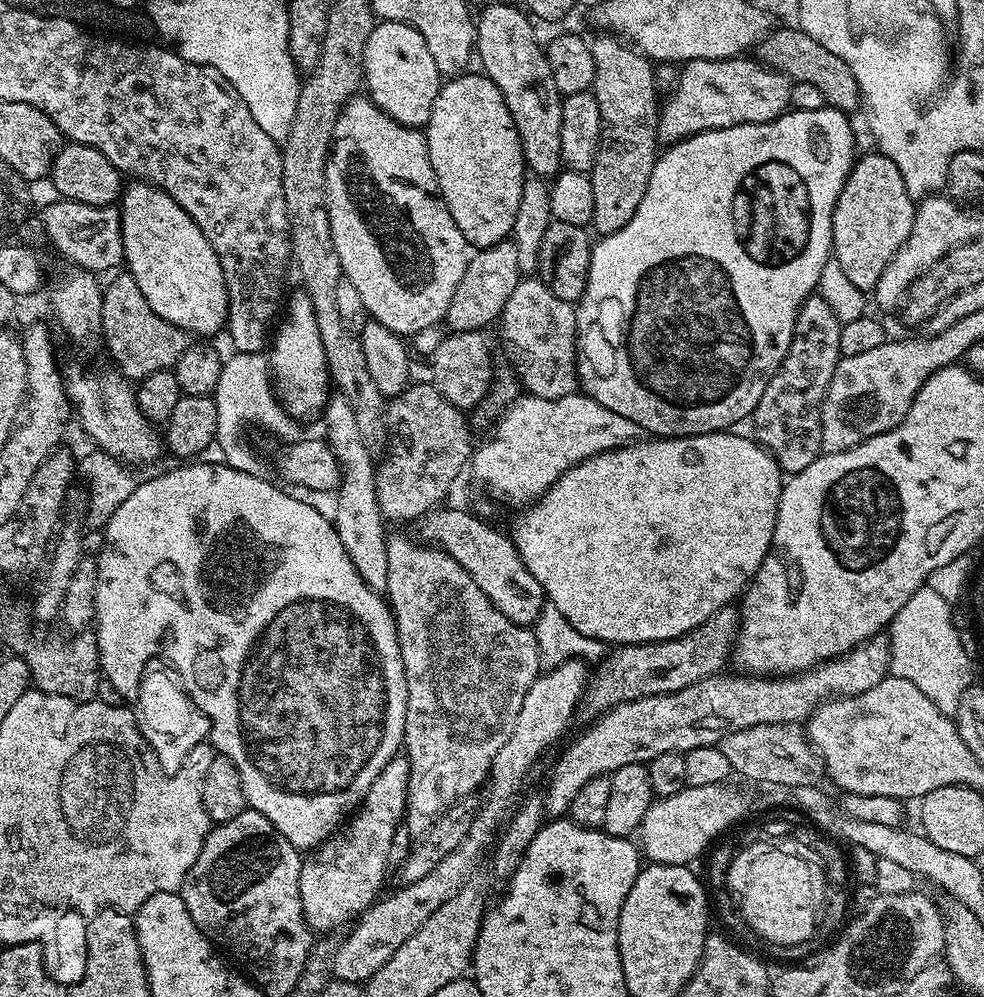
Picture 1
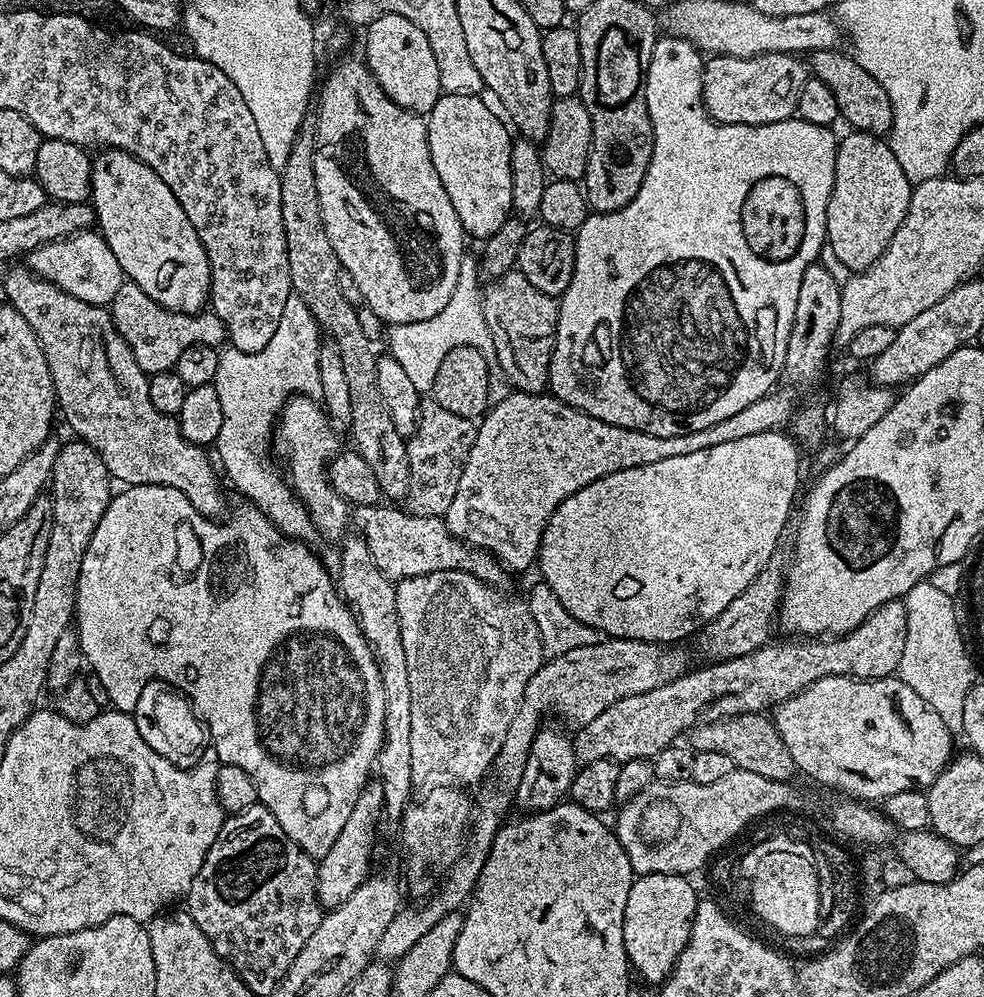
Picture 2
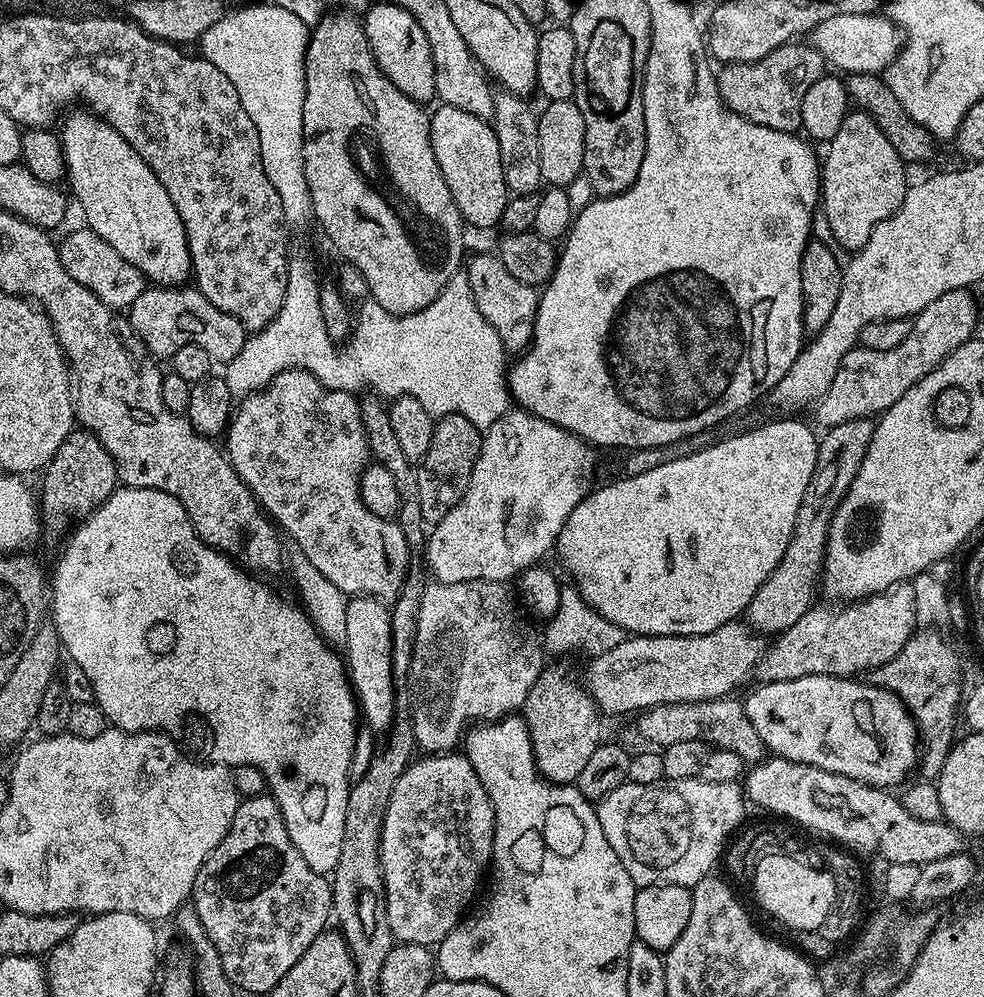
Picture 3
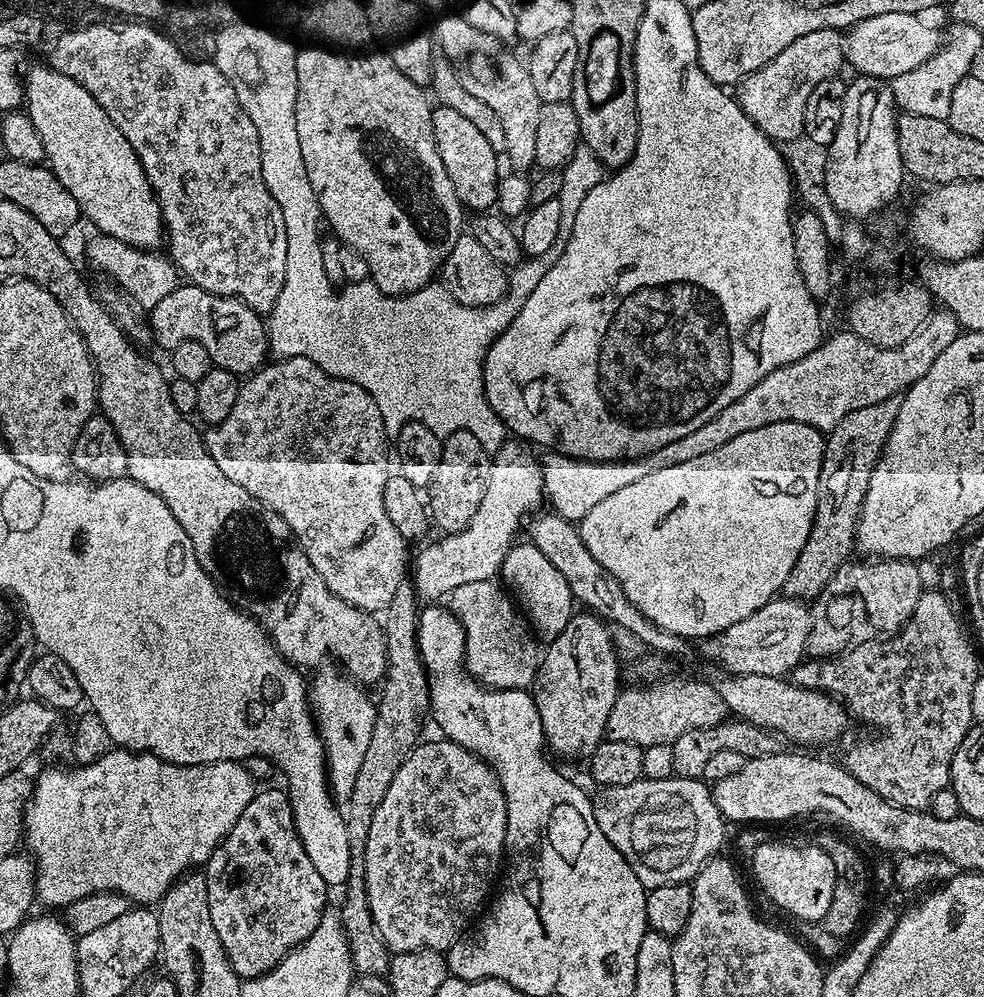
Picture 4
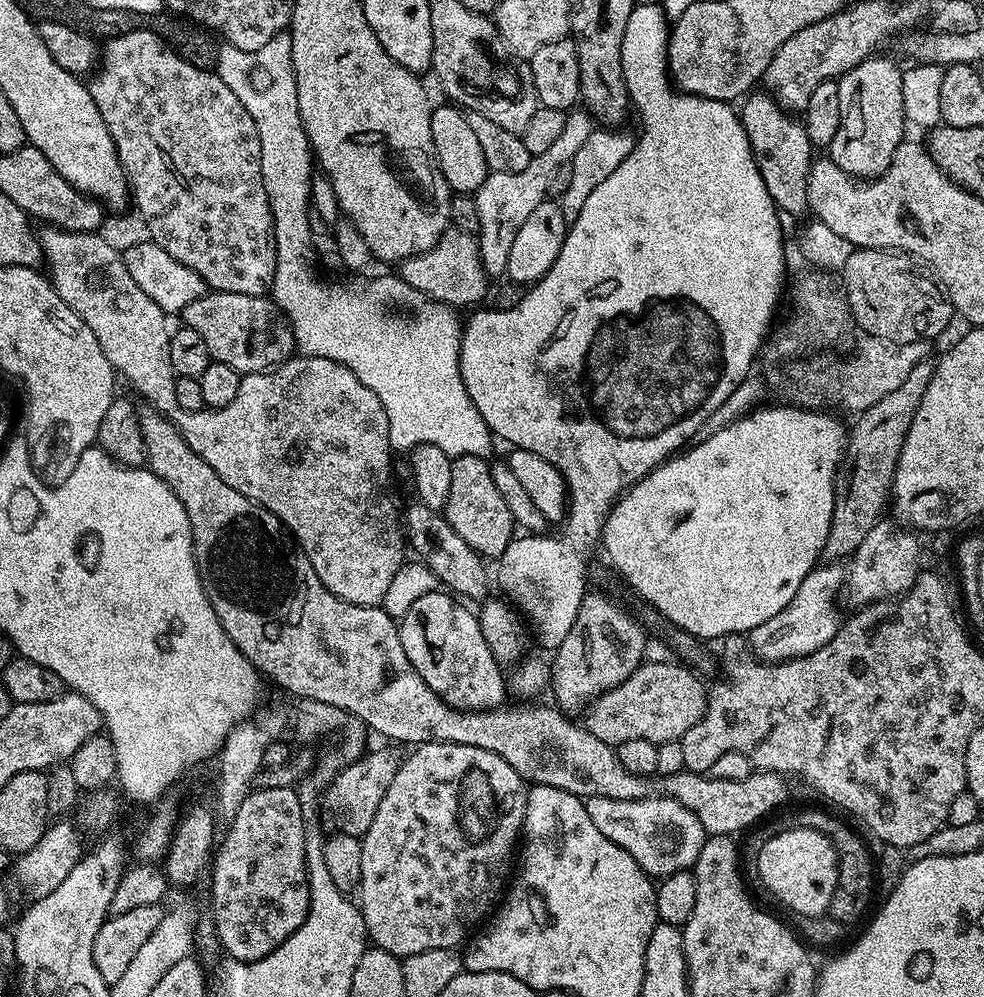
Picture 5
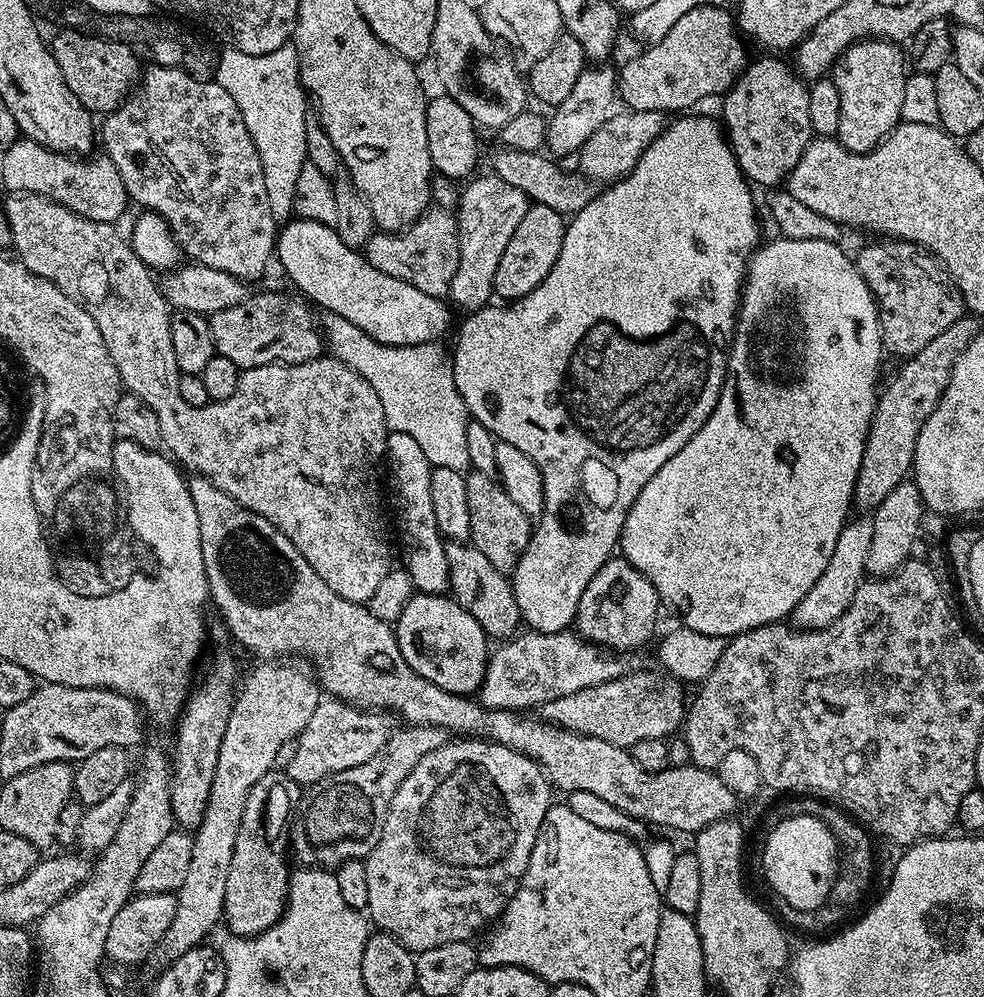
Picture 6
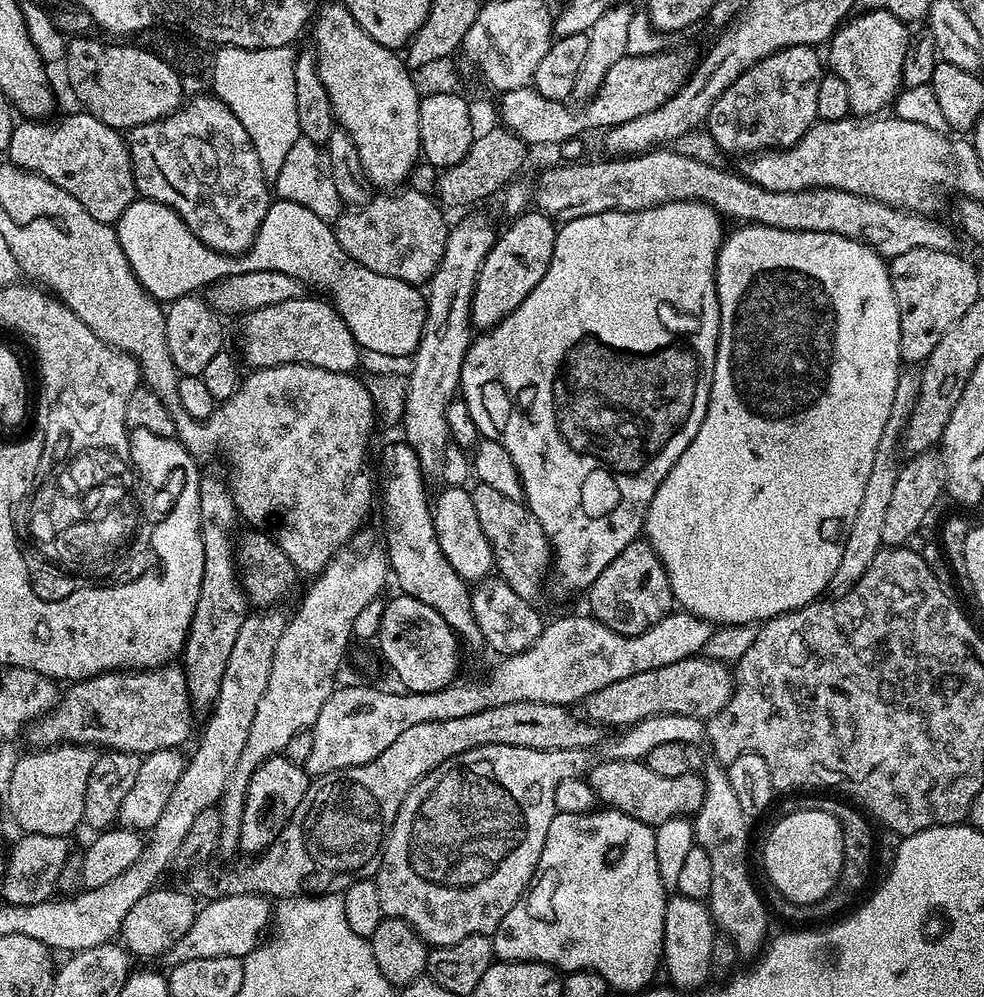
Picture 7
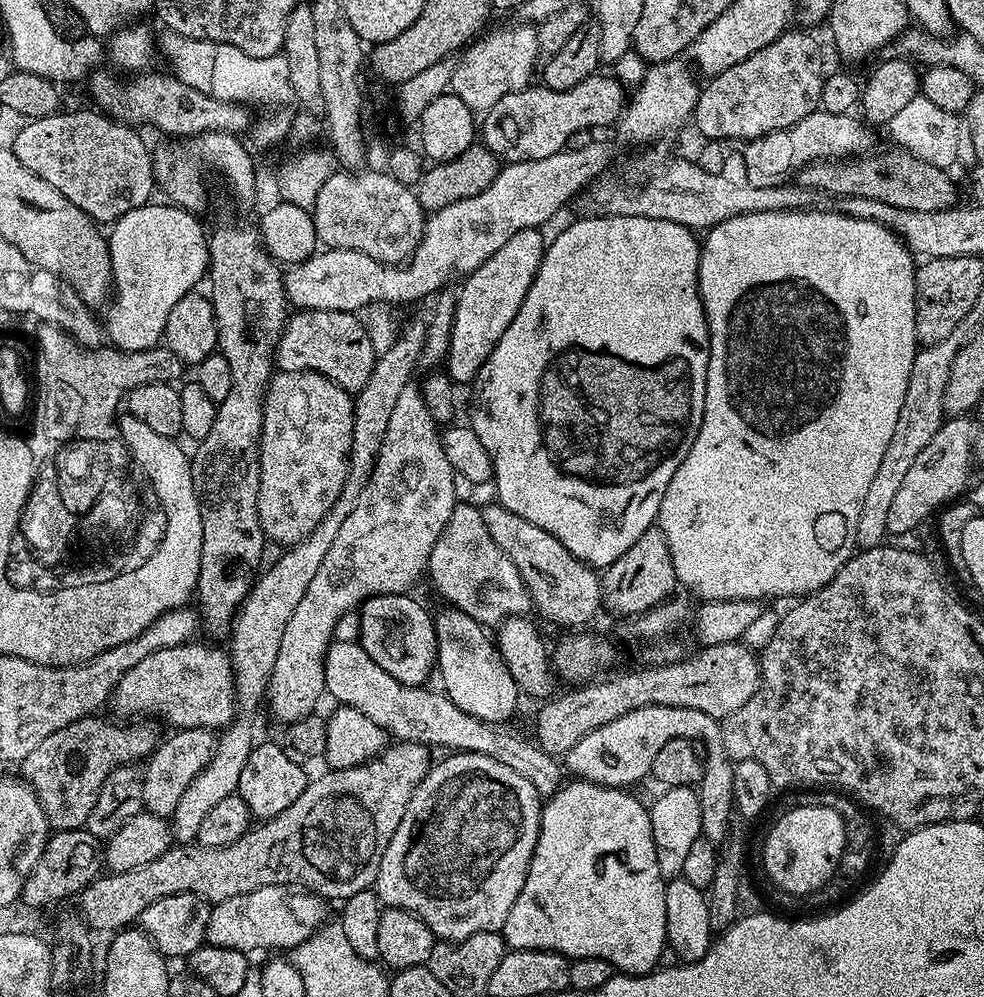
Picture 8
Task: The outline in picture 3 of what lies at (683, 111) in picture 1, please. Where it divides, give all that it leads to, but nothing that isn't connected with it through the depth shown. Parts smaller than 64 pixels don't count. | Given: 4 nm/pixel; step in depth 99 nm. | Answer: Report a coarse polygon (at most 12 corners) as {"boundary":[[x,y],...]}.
{"boundary":[[811,44],[723,65],[720,97],[758,126],[796,132],[825,72]]}

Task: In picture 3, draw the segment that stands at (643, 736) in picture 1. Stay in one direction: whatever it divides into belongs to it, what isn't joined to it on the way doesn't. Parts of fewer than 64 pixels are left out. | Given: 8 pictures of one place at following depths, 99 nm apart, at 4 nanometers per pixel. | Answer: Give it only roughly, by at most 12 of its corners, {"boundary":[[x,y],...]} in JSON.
{"boundary":[[911,582],[809,608],[767,645],[768,680],[856,678],[918,628]]}

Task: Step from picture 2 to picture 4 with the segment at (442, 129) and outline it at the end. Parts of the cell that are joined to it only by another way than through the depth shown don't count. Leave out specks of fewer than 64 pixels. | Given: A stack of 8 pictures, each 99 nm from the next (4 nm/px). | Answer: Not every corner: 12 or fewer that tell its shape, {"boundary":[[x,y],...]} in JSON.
{"boundary":[[433,107],[454,194],[484,214],[498,198],[498,150],[462,114]]}

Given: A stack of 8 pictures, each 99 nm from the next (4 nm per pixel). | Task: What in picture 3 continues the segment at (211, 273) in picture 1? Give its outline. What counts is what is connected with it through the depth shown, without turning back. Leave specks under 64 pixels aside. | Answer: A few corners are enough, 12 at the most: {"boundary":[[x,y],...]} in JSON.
{"boundary":[[100,116],[58,128],[83,223],[156,286],[192,276],[186,230]]}

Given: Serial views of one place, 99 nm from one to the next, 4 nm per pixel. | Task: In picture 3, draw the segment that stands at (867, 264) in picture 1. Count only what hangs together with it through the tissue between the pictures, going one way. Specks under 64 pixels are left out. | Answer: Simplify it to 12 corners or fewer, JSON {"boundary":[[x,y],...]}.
{"boundary":[[849,111],[822,156],[827,231],[855,250],[902,206],[898,150]]}

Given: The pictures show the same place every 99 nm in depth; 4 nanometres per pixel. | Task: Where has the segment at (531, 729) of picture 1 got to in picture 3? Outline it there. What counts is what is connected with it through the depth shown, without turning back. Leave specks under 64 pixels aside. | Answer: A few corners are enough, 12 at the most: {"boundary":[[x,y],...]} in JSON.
{"boundary":[[747,623],[629,635],[588,660],[605,717],[727,697],[761,663]]}

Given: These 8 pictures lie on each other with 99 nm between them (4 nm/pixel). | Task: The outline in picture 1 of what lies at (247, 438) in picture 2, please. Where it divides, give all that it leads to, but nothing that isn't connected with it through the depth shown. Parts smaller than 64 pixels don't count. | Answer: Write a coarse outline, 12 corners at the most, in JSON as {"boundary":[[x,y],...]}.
{"boundary":[[267,355],[225,359],[214,393],[223,463],[261,475],[243,424],[280,440],[297,421],[280,403]]}

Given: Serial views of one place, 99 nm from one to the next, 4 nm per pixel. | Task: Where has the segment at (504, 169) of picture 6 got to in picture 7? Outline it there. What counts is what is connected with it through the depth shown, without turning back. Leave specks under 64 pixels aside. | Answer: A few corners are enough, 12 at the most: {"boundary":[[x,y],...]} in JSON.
{"boundary":[[673,150],[561,163],[556,222],[698,200],[729,221],[953,251],[940,220],[846,190],[771,192]]}

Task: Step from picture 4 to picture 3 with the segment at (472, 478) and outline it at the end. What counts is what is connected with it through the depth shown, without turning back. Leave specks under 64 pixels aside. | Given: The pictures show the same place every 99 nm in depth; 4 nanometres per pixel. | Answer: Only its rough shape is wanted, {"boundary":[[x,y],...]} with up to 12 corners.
{"boundary":[[439,417],[415,471],[436,525],[468,489],[482,432]]}

